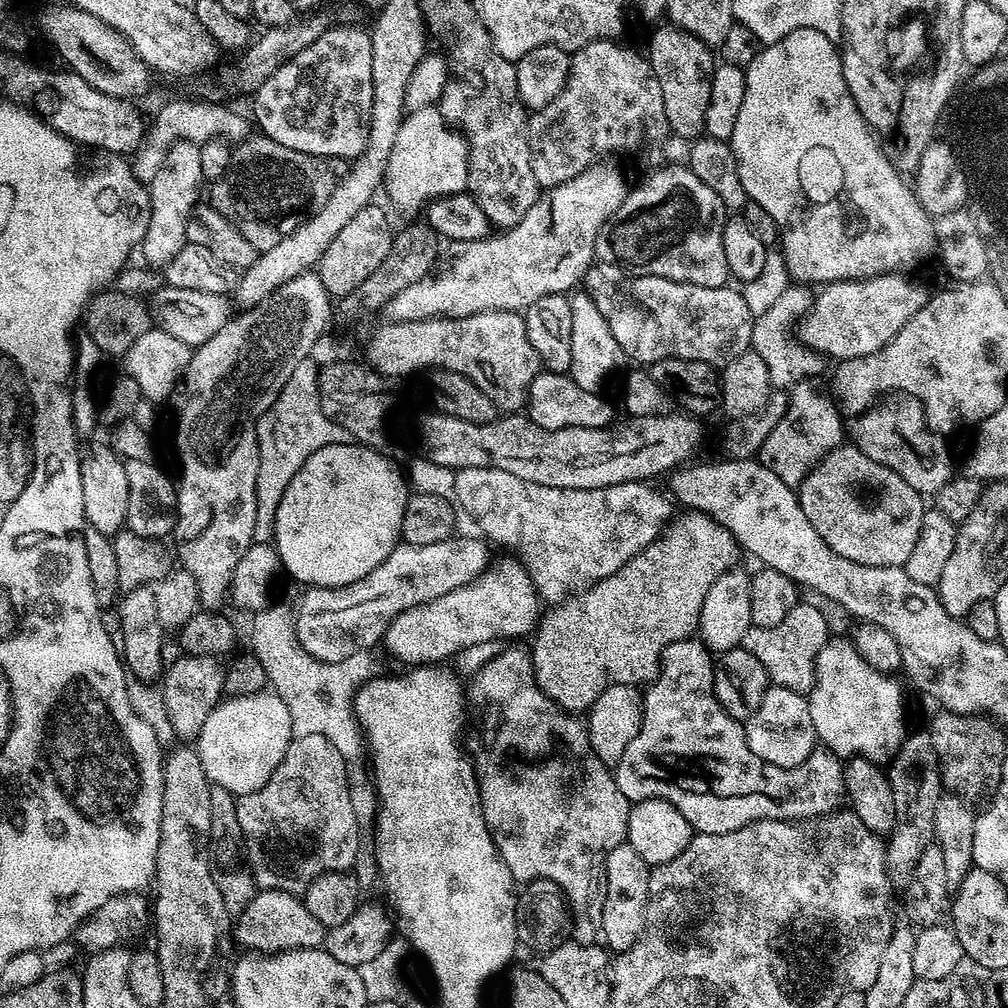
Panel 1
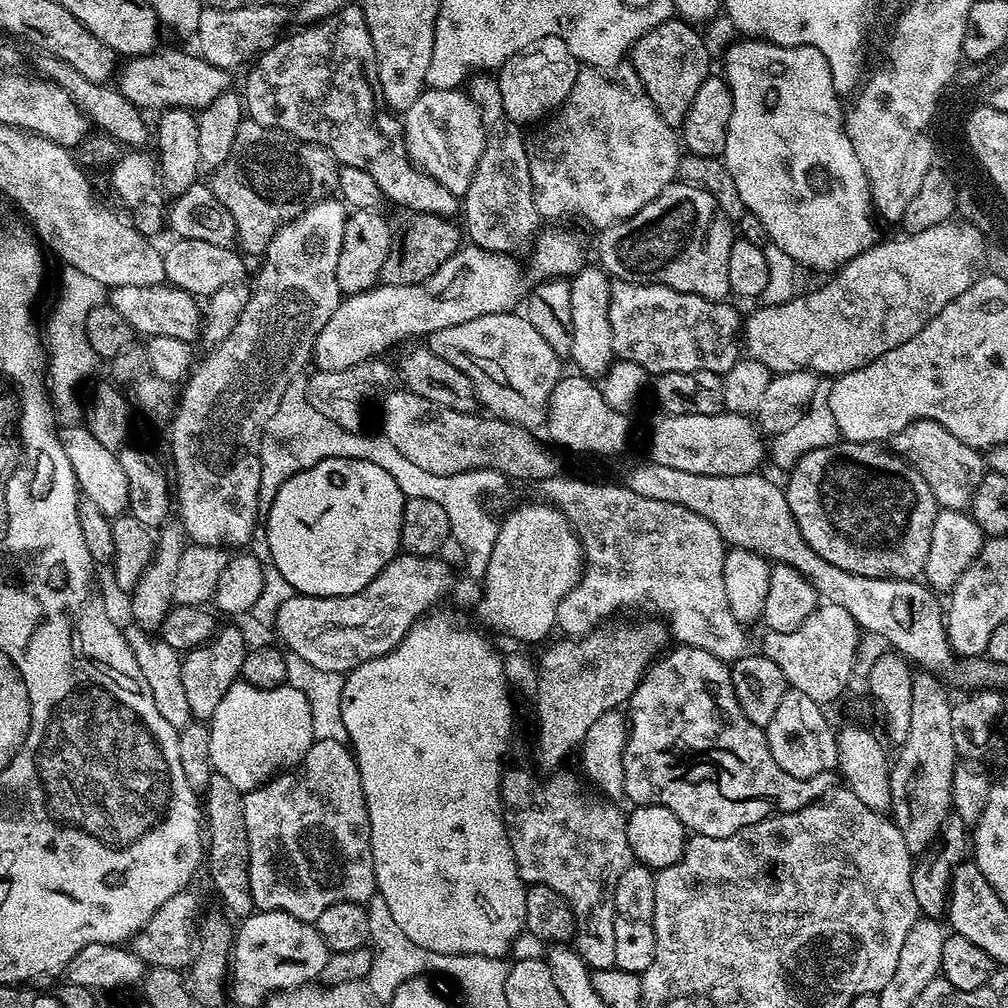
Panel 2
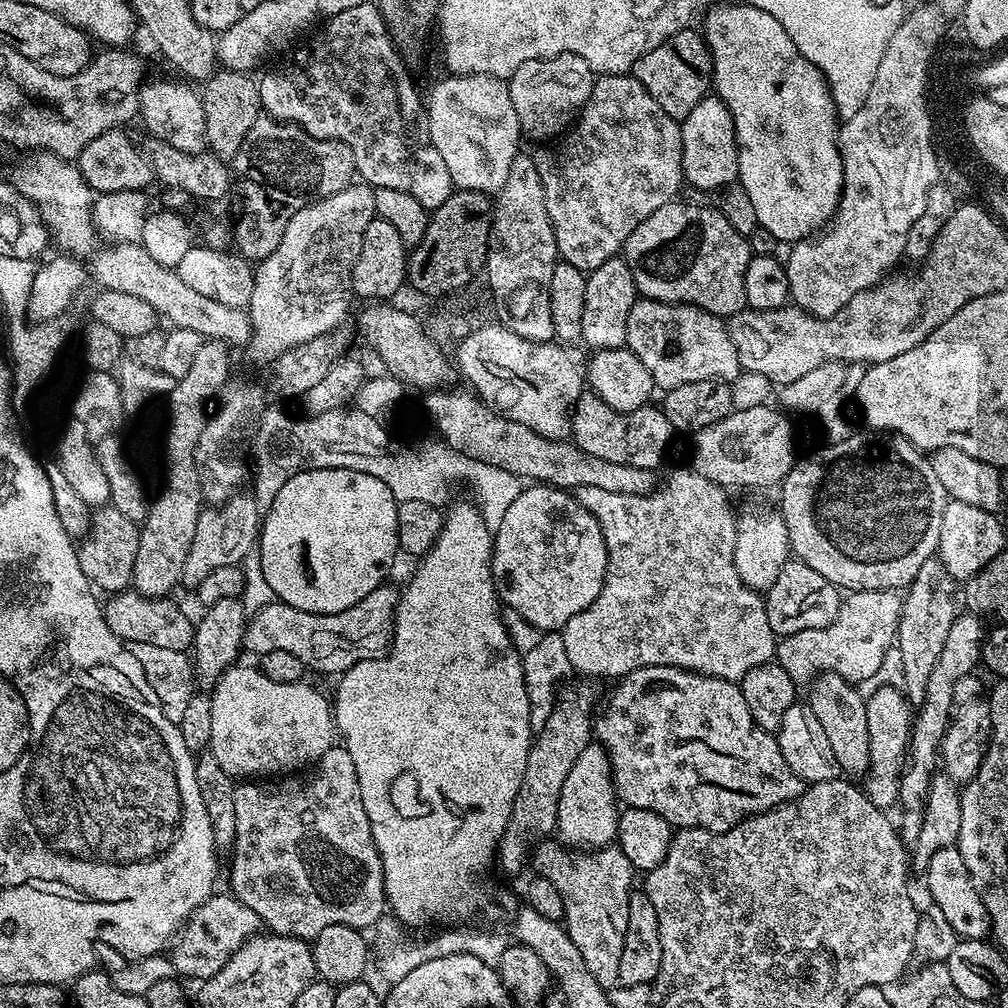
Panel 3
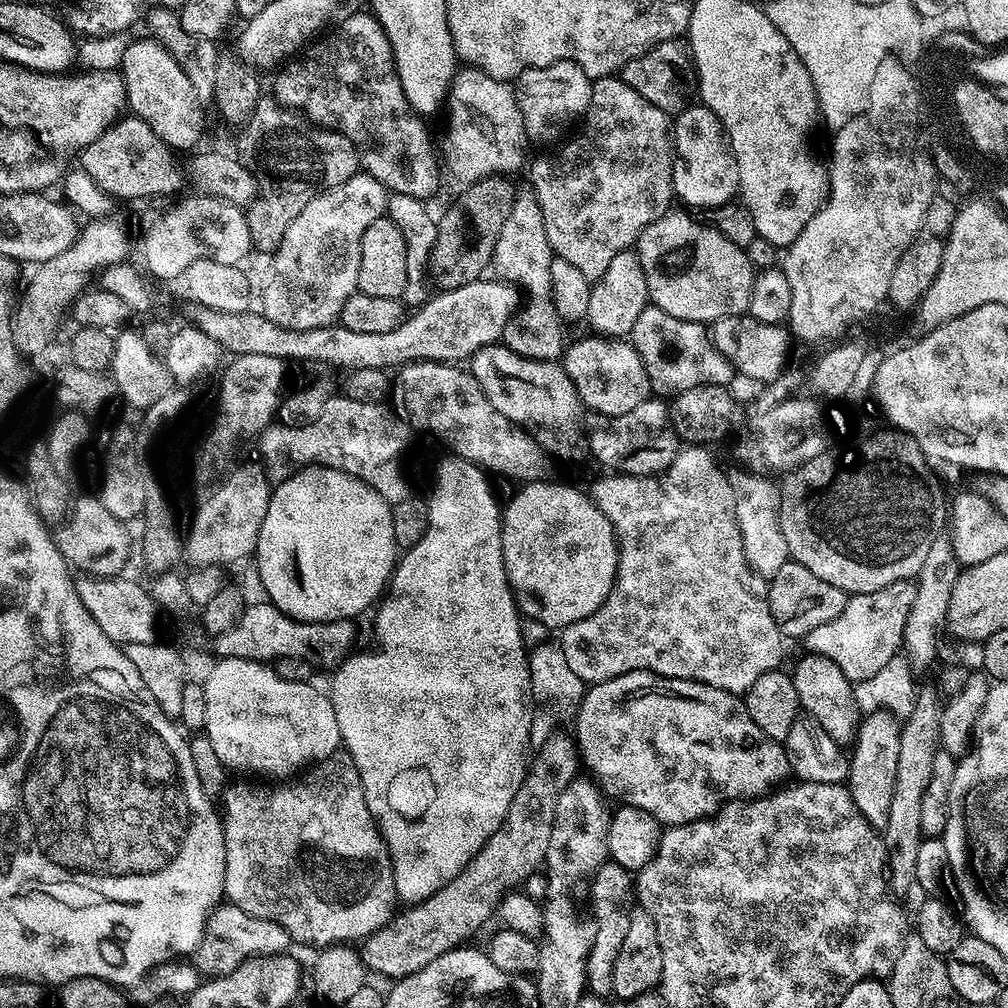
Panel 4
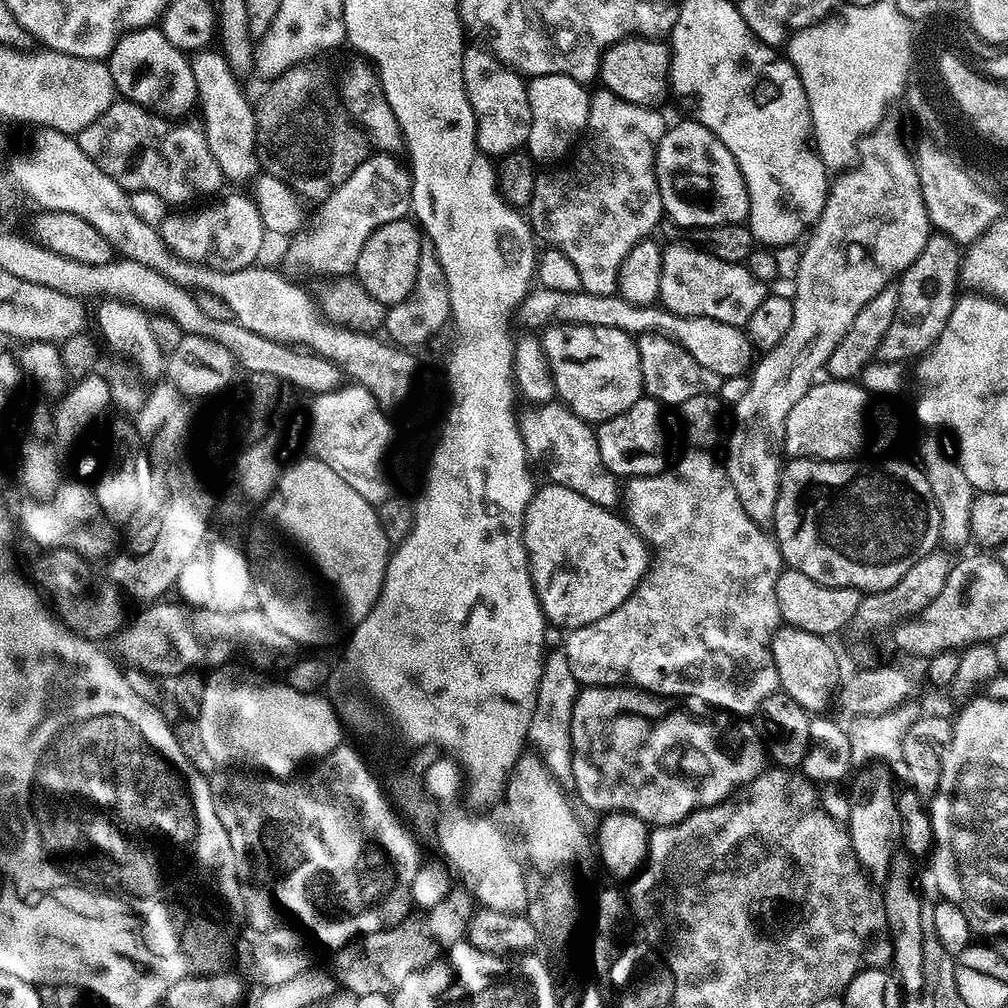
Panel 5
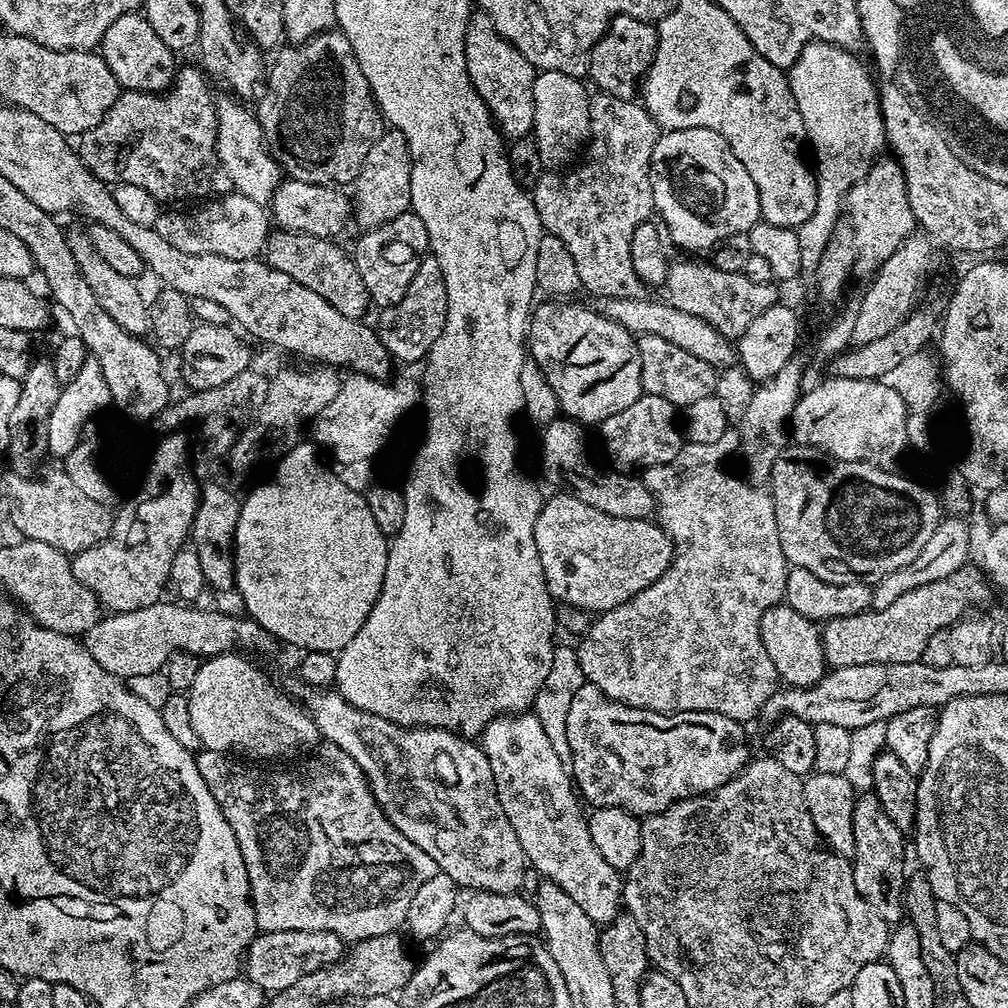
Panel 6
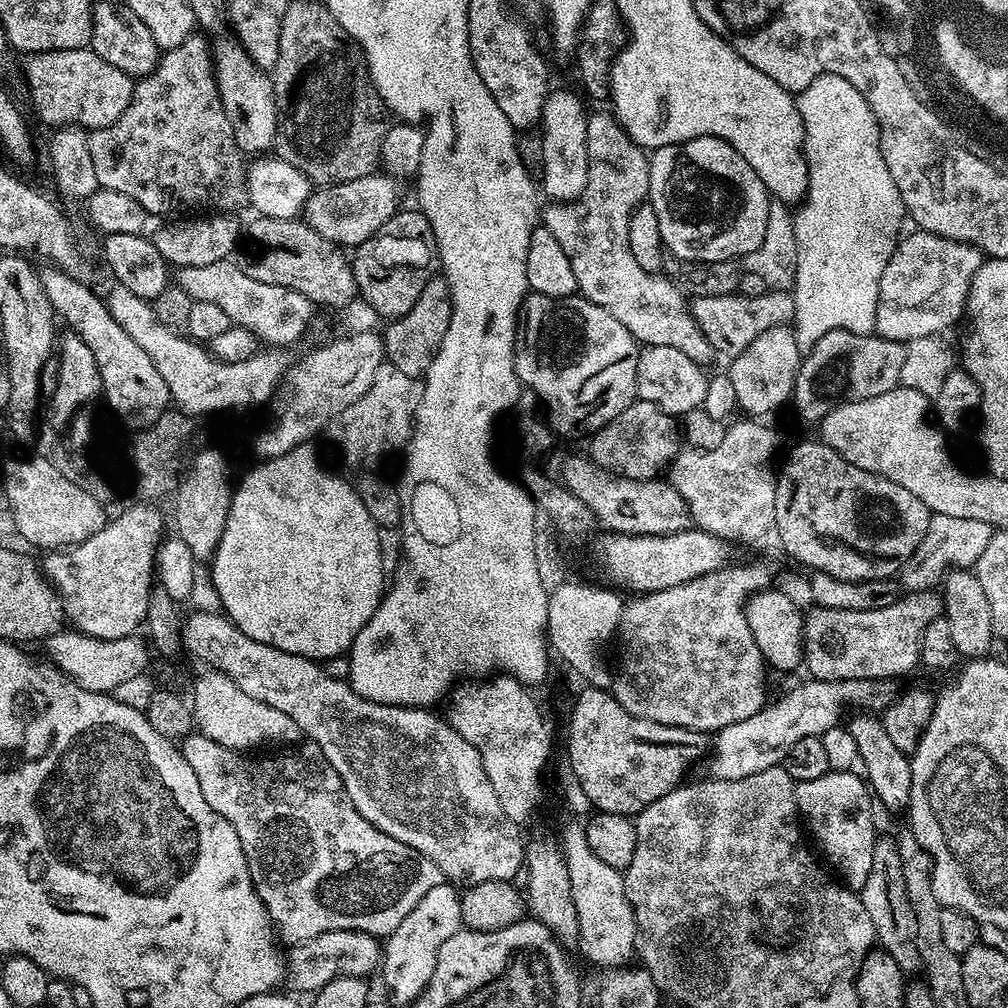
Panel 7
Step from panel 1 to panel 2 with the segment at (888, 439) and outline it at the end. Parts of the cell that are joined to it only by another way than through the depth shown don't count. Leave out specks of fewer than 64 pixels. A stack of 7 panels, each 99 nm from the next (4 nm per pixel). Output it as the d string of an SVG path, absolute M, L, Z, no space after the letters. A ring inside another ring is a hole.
M916 420L912 424L906 425L900 433L891 438L890 447L896 455L908 461L910 466L914 466L914 470L918 470L918 474L922 474L922 478L926 478L926 486L930 486L937 507L963 511L971 505L973 490L980 484L986 471L983 455L977 449L962 442L960 438L954 437L954 434L933 420Z

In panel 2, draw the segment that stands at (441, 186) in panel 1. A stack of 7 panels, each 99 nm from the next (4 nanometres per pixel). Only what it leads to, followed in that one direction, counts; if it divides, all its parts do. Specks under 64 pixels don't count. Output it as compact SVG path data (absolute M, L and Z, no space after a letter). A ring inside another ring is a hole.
M426 87L402 116L408 155L423 172L442 182L442 186L451 188L455 196L463 197L471 184L473 187L474 177L486 156L484 119L480 105L467 91L460 88L438 90Z

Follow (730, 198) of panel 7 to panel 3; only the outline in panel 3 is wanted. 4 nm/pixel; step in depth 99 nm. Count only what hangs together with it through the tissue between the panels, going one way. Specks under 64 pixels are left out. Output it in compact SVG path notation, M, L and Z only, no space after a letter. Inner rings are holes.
M709 94L703 96L686 114L680 124L680 137L682 138L682 170L685 181L704 192L723 190L730 184L737 183L740 171L738 170L738 146L736 145L736 131L734 118L730 110L719 96Z

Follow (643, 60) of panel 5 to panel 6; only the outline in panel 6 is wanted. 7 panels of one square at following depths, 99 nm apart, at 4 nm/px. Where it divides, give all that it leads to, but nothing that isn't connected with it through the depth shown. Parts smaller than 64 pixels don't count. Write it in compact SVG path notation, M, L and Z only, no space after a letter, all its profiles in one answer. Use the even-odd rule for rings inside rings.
M616 16L608 24L608 29L592 47L588 76L599 91L623 100L633 99L648 74L648 68L656 57L656 47L660 33L655 23L629 16Z

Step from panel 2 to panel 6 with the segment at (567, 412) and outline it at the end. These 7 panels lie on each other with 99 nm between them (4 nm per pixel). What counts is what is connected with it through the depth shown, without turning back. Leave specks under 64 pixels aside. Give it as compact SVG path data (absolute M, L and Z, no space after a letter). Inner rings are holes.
M642 394L626 410L610 414L598 426L598 432L604 439L604 448L620 470L643 470L659 464L671 464L680 454L682 447L682 428L678 423L677 405L658 398Z

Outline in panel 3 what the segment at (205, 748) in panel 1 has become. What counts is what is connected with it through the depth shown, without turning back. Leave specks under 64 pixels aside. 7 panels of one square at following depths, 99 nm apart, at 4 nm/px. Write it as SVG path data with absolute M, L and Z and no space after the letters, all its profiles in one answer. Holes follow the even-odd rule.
M233 666L222 673L210 695L210 754L234 778L268 778L264 776L271 772L292 774L315 764L334 747L333 705L308 682L274 682L259 667Z

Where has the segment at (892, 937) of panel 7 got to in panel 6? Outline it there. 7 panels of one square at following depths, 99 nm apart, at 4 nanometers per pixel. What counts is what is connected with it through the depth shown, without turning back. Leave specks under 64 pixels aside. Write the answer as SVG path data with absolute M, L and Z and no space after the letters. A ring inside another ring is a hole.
M868 791L857 795L854 806L854 855L851 857L854 886L858 886L858 894L878 910L878 918L882 918L890 926L895 926L905 919L904 886L904 840L905 833L890 822L886 810L878 802L876 793Z

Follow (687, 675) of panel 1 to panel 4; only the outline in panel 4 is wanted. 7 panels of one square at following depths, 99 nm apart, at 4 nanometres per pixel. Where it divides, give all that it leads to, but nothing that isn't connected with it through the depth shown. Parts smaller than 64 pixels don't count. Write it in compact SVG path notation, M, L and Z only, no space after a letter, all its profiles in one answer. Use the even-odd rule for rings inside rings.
M634 670L622 674L618 678L610 678L601 684L591 685L581 699L580 708L577 710L574 721L574 739L578 749L579 759L588 767L587 775L591 777L597 788L609 801L617 800L617 805L629 804L638 810L646 810L661 826L674 824L689 824L695 820L703 820L712 815L730 800L750 800L765 795L777 786L783 785L789 779L788 753L785 745L779 740L772 740L750 718L743 699L735 692L727 692L714 686L706 686L697 680L679 680L666 678L646 670Z

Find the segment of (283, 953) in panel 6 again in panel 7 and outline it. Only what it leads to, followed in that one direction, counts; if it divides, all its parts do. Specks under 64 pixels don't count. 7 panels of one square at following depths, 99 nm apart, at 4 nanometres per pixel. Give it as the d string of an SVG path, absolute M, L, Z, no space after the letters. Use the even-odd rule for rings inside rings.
M330 930L326 934L318 934L318 938L304 940L300 944L292 944L286 952L286 984L289 984L293 993L308 992L315 994L322 986L330 981L337 980L343 976L358 976L361 978L371 977L371 972L381 967L382 944L379 939L358 930Z

